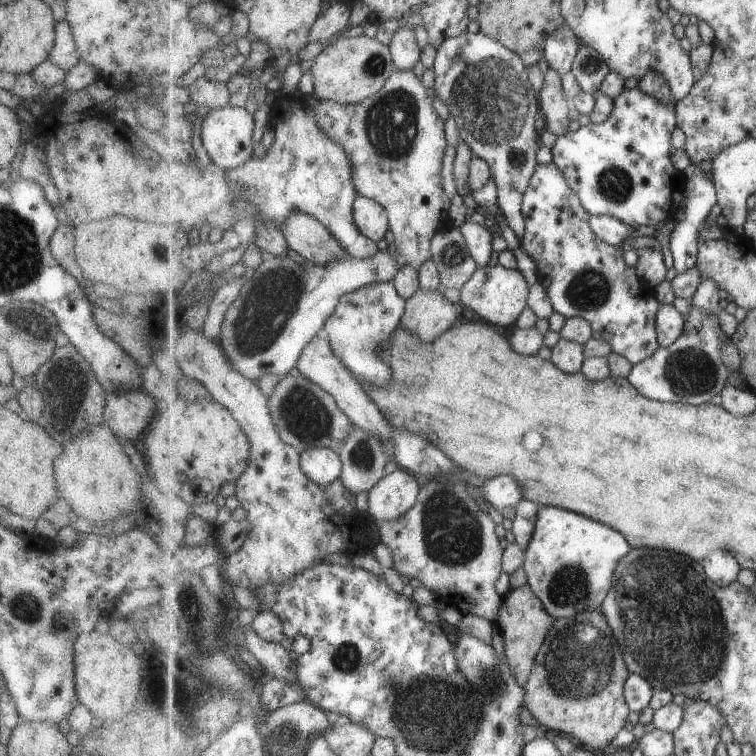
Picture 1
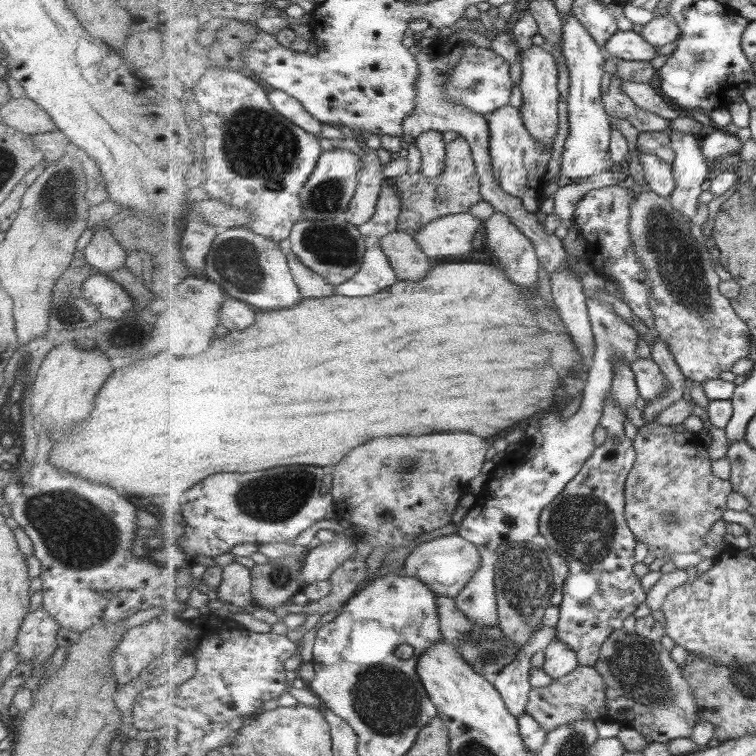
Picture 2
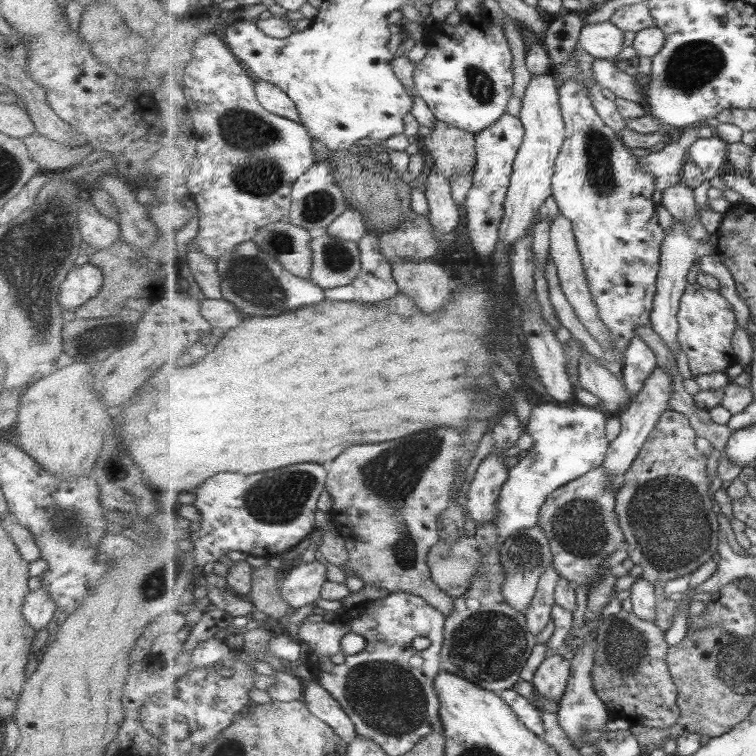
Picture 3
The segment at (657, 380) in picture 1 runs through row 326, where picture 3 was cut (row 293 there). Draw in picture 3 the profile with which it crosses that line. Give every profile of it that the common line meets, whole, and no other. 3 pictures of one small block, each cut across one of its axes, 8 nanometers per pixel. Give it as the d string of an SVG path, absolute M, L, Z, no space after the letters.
M699 280L690 284L680 302L678 321L680 324L678 337L693 377L703 373L727 372L729 366L736 363L733 348L733 336L737 330L735 310L731 302L721 294L720 289L704 287Z

